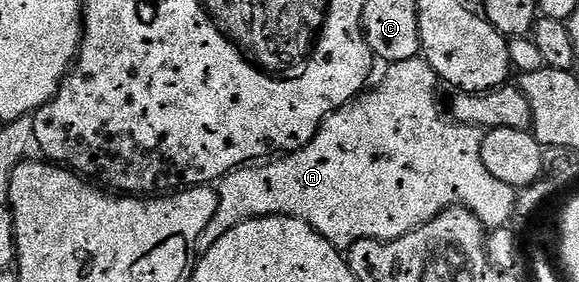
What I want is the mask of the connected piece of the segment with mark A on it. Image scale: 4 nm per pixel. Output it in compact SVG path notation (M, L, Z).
M421 56L387 65L385 69L386 75L383 76L378 90L372 91L373 89L371 89L351 102L349 106L342 106L335 114L329 114L322 121L322 126L316 132L316 136L303 150L295 150L292 154L275 157L265 164L247 164L235 170L233 174L225 174L216 186L218 192L216 216L212 216L212 220L208 222L208 228L204 228L204 232L200 232L198 254L206 254L208 248L212 248L212 244L216 244L216 240L220 240L220 236L224 236L224 232L236 228L236 224L246 222L250 218L267 218L273 214L304 220L312 229L320 232L320 236L324 236L324 240L328 240L336 249L343 252L349 250L350 245L354 242L359 242L365 238L374 238L378 242L396 240L400 236L428 224L436 215L443 214L445 210L450 210L453 206L464 206L466 209L474 211L474 214L482 221L482 225L486 227L487 231L491 232L502 227L509 227L512 222L510 217L513 216L514 212L516 213L519 191L515 190L513 186L496 180L492 176L492 172L488 172L488 168L484 168L484 160L480 160L483 131L476 126L467 126L465 122L451 120L449 117L446 119L442 115L442 106L438 103L437 96L434 95L438 90L438 86L440 87L438 73Z

